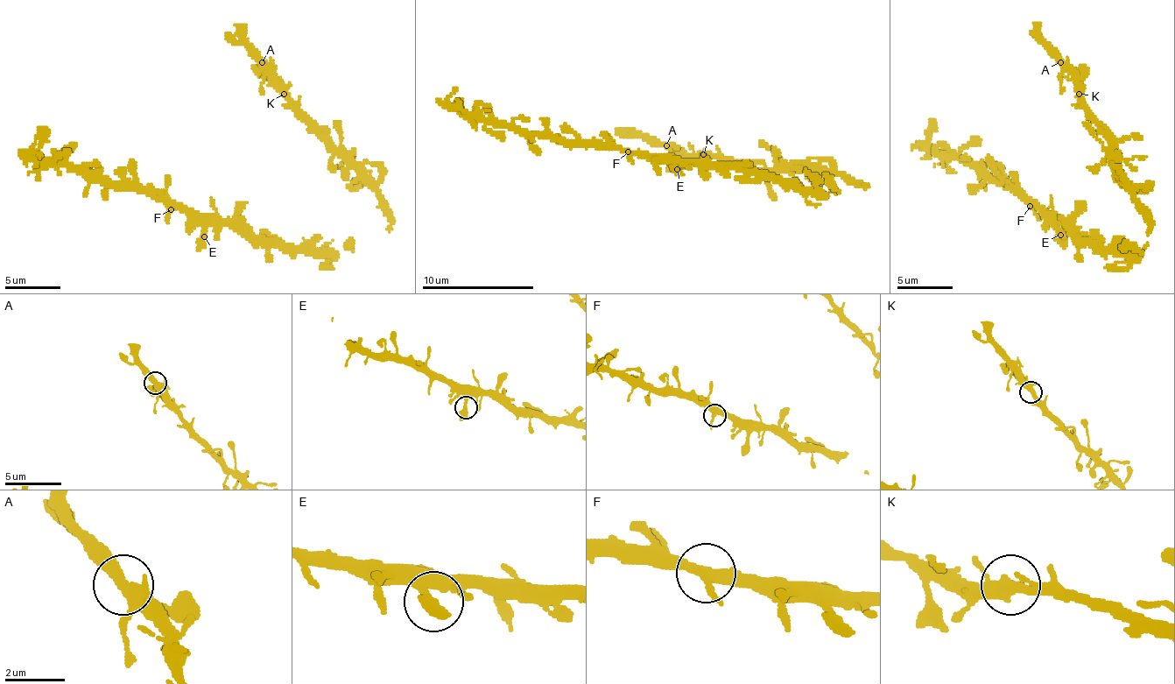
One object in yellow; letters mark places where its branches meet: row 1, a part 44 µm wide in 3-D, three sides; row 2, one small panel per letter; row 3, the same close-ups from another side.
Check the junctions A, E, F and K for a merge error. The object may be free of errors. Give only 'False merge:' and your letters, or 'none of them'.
False merge: none of them

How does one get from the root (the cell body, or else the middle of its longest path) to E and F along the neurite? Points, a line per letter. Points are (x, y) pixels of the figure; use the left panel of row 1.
E: (302, 250), (277, 247), (259, 239), (246, 239), (227, 225), (209, 225), (205, 228), (204, 236)
F: (302, 250), (277, 247), (259, 239), (246, 239), (227, 225), (201, 225), (194, 222), (186, 212), (171, 209)

